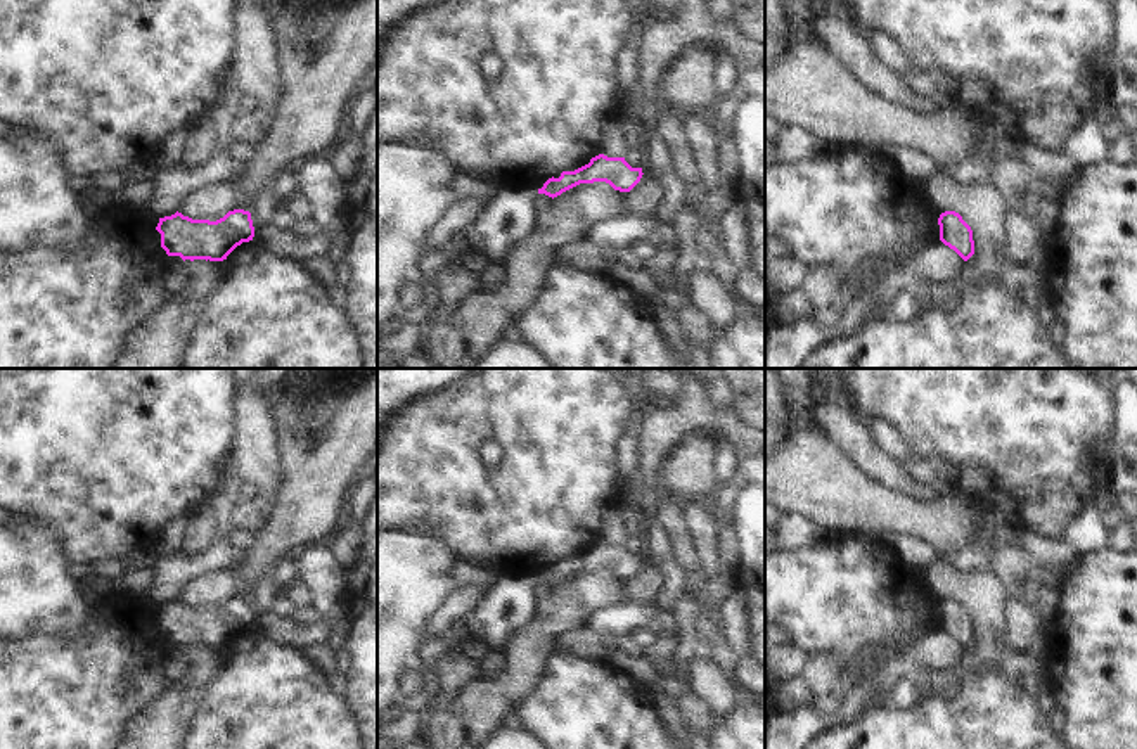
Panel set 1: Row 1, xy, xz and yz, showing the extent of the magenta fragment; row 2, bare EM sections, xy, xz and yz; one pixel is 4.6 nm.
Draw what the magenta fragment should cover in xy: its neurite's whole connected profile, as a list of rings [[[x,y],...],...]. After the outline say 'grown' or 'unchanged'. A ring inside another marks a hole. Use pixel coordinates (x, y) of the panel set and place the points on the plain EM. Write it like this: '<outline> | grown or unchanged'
[[[228,599],[216,609],[192,607],[182,600],[159,605],[156,618],[168,643],[185,647],[223,649],[242,630],[254,624],[251,600]]] | unchanged

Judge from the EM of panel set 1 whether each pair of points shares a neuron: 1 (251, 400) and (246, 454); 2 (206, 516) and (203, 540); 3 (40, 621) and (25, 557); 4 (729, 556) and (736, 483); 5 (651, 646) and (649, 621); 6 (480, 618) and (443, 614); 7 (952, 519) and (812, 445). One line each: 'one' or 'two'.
1: one
2: one
3: one
4: one
5: two
6: two
7: one

